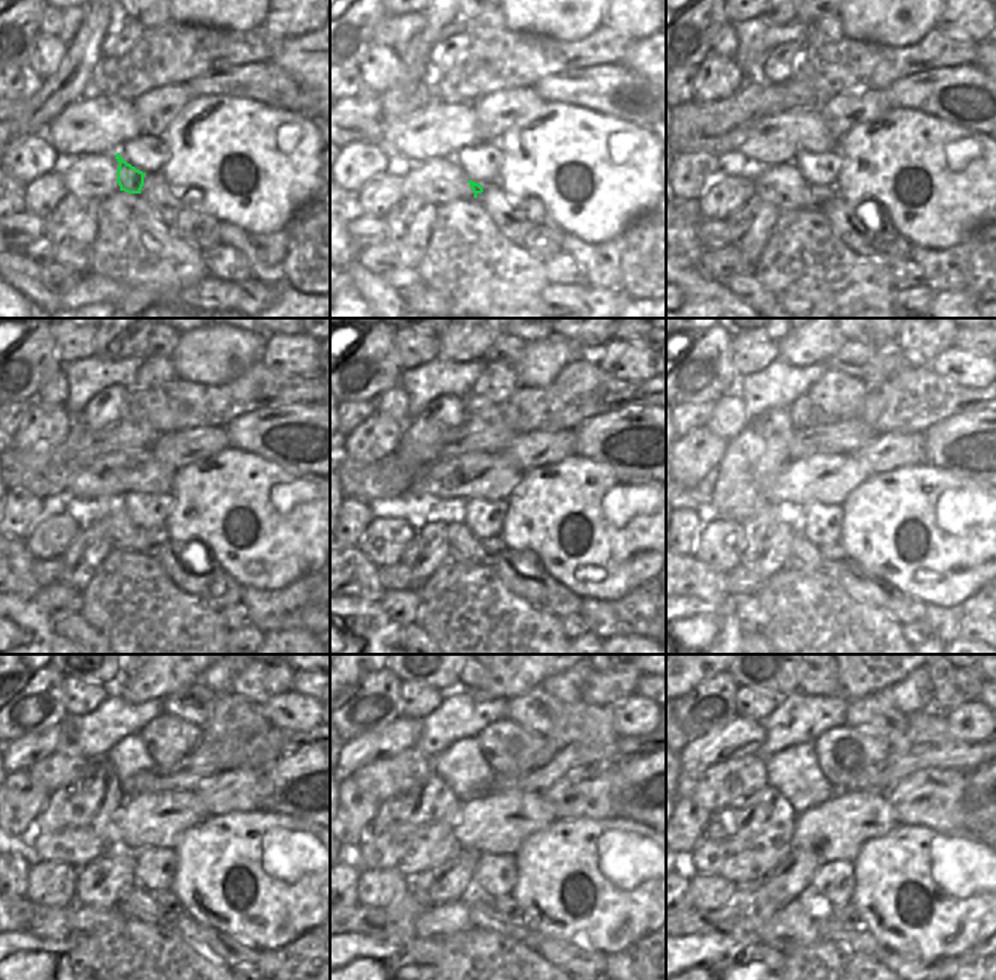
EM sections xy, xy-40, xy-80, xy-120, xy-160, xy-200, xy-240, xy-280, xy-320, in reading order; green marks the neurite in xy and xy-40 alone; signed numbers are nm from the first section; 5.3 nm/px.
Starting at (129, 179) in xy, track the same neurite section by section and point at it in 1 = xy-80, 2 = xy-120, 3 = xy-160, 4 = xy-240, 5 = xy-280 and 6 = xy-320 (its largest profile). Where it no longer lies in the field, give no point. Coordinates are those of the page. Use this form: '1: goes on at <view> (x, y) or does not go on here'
1: goes on at xy-80 (821, 194)
2: goes on at xy-120 (155, 539)
3: goes on at xy-160 (494, 547)
4: goes on at xy-240 (173, 908)
5: goes on at xy-280 (507, 908)
6: goes on at xy-320 (848, 917)

